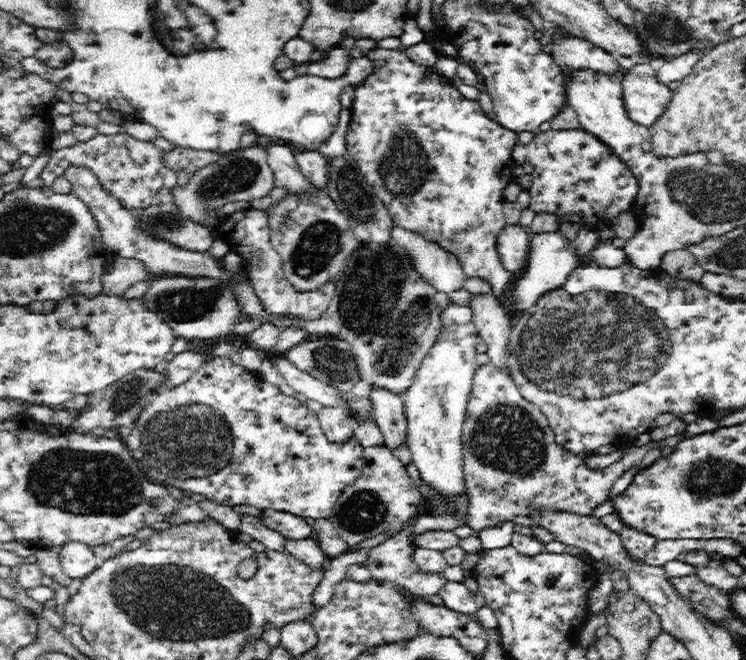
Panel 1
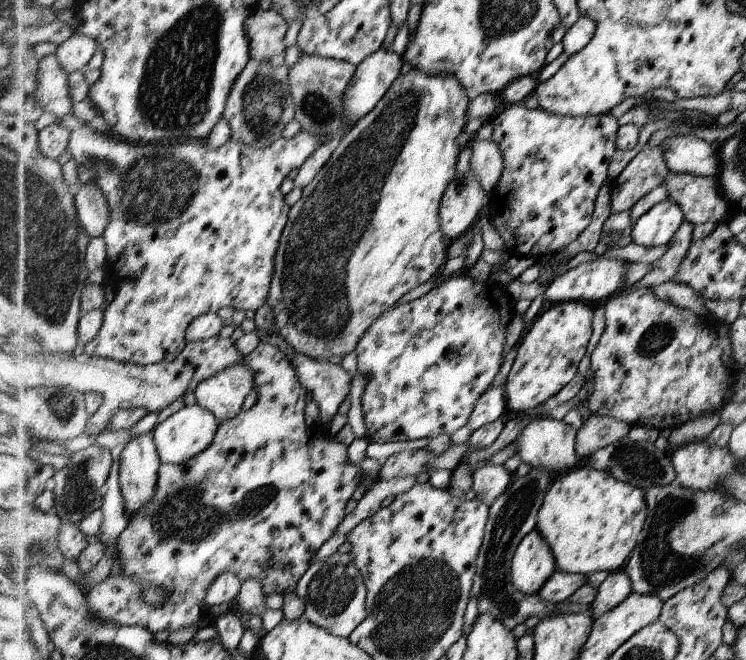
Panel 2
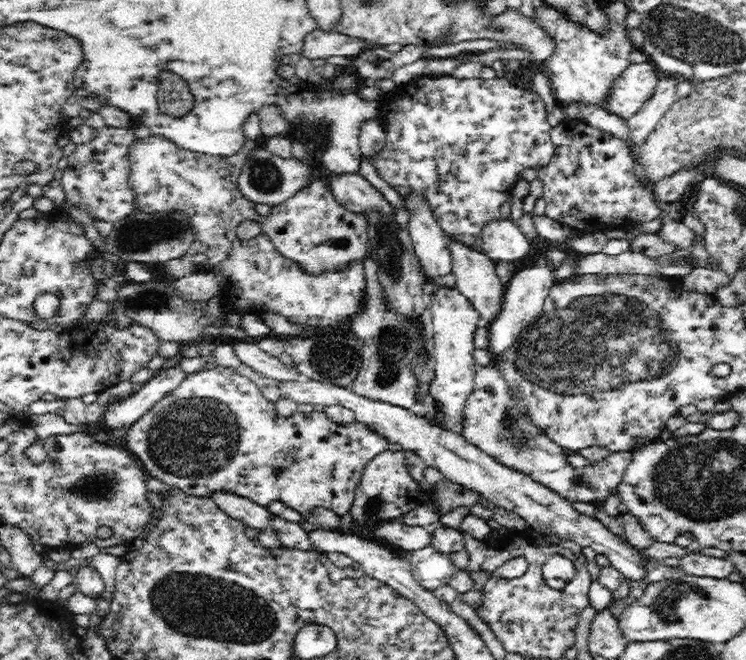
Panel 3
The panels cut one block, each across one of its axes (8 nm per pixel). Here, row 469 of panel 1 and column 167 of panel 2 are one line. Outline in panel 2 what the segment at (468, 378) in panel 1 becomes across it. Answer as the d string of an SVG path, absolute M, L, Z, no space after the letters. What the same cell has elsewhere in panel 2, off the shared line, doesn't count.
M198 402L186 405L186 408L176 412L164 424L156 426L158 430L155 432L155 439L162 462L185 464L190 462L192 458L202 454L202 452L206 452L208 448L212 448L221 423L215 412L204 408Z

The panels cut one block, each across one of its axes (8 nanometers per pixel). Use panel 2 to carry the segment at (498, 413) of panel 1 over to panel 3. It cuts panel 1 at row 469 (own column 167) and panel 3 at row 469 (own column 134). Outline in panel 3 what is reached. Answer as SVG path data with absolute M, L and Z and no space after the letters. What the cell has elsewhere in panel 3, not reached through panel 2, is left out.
M495 363L486 368L477 368L475 386L465 402L459 429L468 442L485 454L531 476L571 502L602 503L616 491L626 468L632 462L631 453L614 452L602 460L590 461L582 468L570 466L566 461L568 452L520 416L520 409L516 409L516 403L512 402L508 386Z

